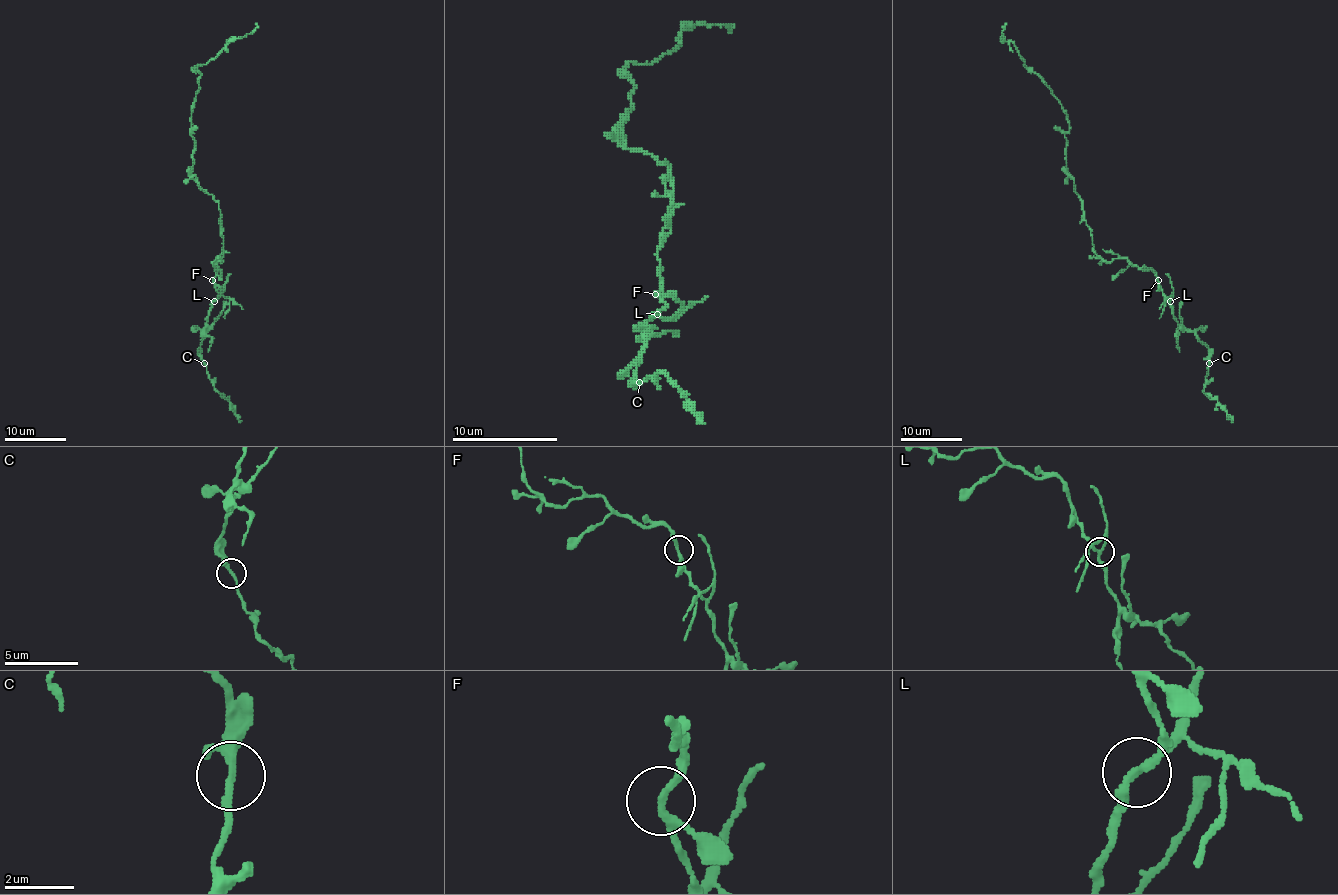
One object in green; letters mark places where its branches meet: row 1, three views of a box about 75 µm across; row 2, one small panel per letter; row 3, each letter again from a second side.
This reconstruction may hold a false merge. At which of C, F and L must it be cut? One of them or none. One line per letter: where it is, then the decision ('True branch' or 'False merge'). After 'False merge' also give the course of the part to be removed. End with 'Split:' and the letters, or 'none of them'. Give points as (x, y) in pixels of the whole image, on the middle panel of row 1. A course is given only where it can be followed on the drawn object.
C: Place: (639, 382). True branch
F: Place: (655, 294). True branch
L: Place: (657, 314). False merge. Course of the part to remove: (657, 315), (673, 318), (684, 307), (676, 296)
Split: L

